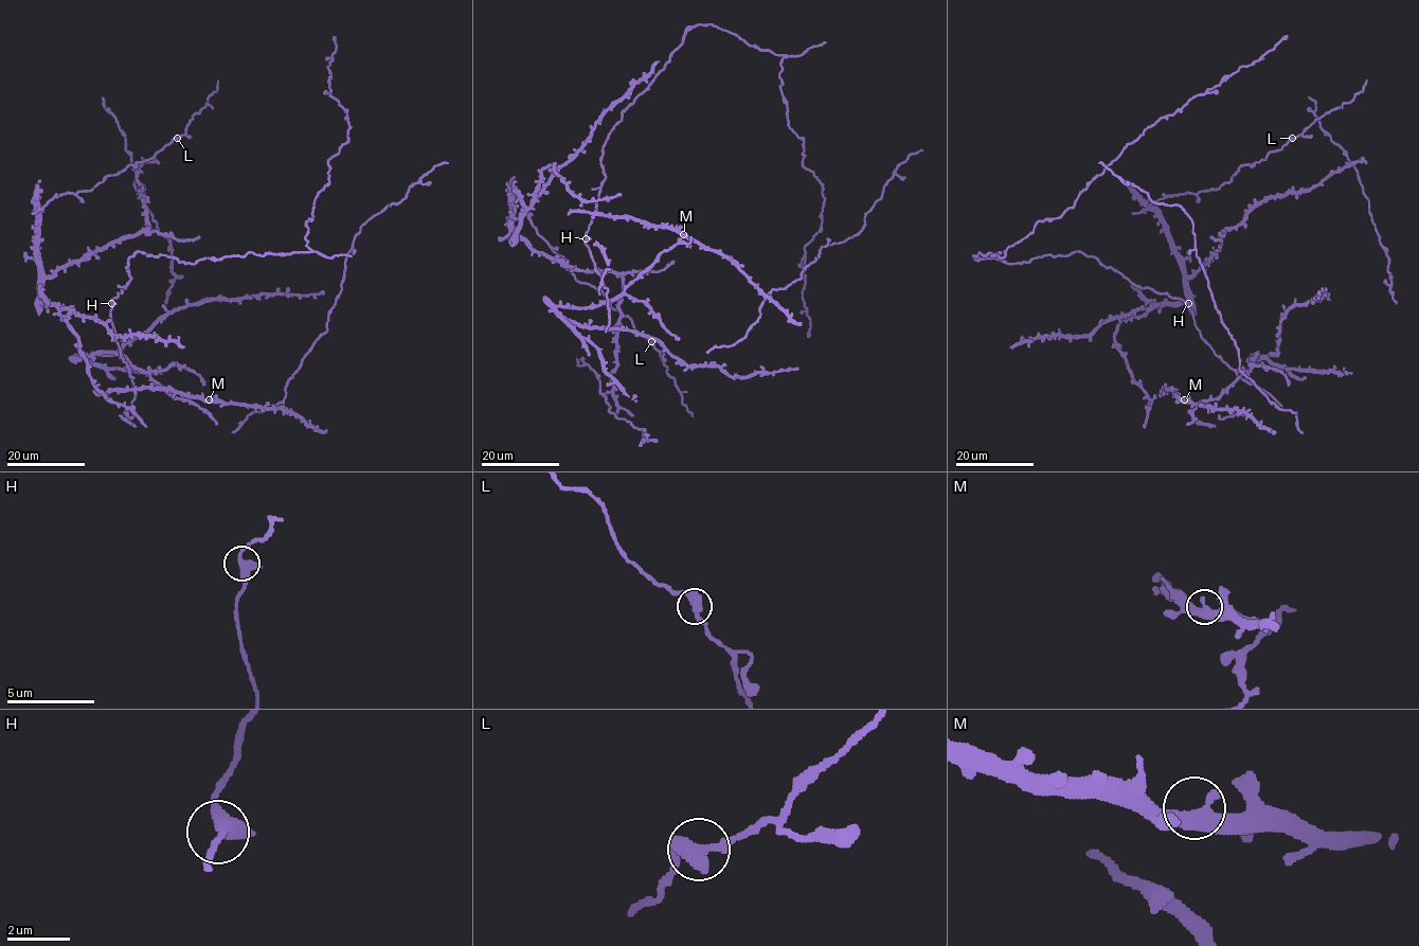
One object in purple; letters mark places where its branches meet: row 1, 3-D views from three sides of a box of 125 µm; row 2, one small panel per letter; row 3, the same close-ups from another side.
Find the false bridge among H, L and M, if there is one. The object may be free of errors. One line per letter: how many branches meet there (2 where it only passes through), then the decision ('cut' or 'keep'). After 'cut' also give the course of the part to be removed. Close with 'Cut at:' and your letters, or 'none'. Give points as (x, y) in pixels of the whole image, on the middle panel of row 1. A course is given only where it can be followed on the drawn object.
H: branches 2; keep
L: branches 2; cut; course (651, 342), (692, 416)
M: branches 2; keep
Cut at: L

